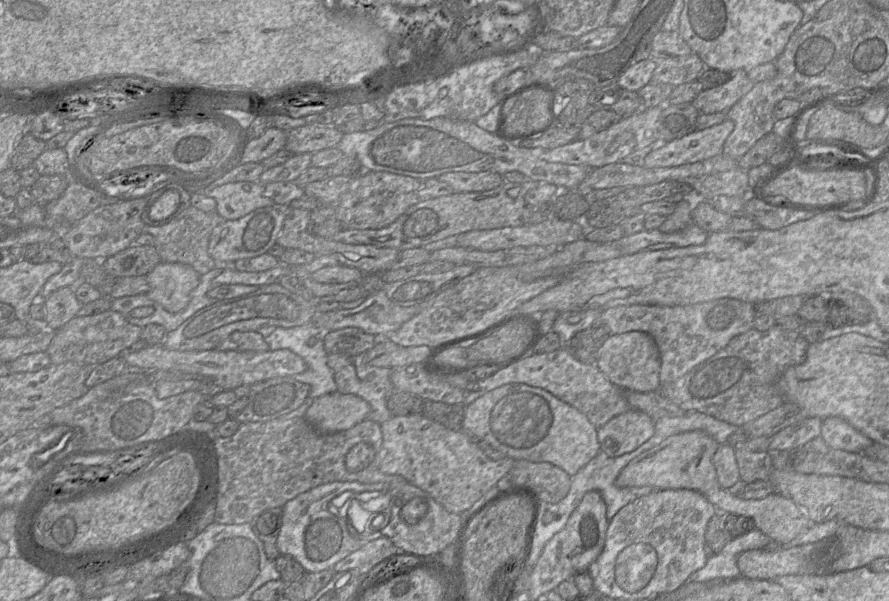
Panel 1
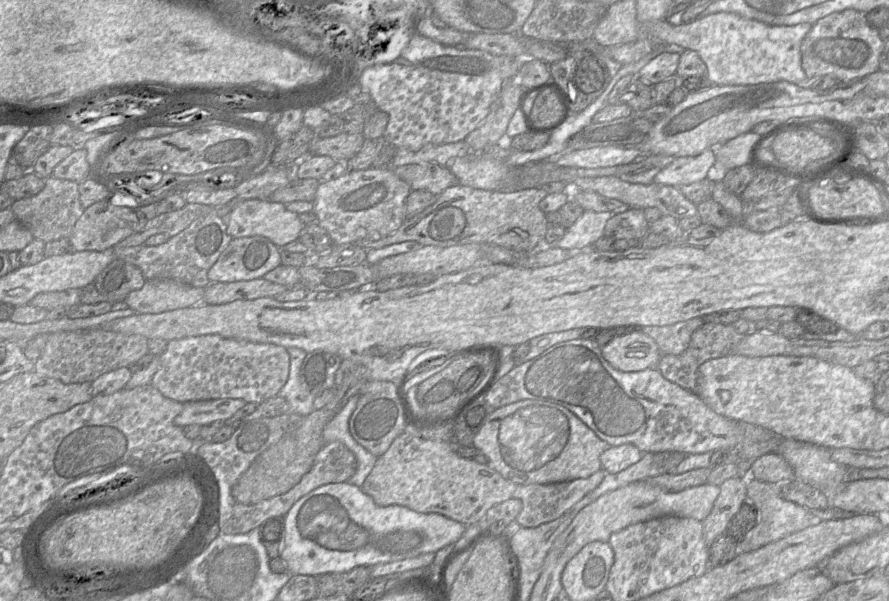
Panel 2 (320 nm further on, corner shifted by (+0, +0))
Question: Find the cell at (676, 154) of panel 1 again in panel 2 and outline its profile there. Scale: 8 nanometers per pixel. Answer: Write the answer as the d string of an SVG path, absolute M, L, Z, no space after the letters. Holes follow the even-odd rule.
M707 148L697 156L677 157L660 169L654 182L679 187L706 179L715 171L716 149Z

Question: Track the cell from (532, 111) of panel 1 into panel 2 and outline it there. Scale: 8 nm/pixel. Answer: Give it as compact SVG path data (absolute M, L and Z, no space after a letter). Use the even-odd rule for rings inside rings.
M552 88L544 89L537 94L531 107L533 97L534 92L527 97L524 104L524 111L529 114L531 122L537 127L555 127L565 112L560 95Z

